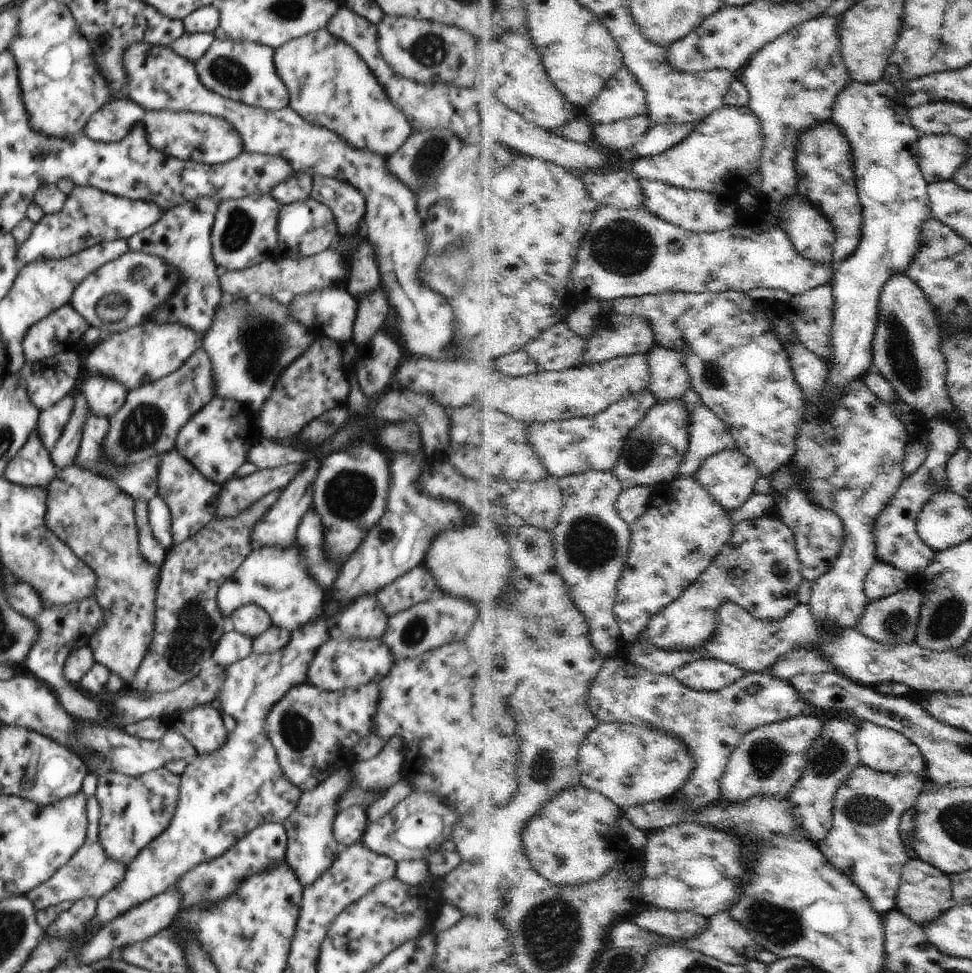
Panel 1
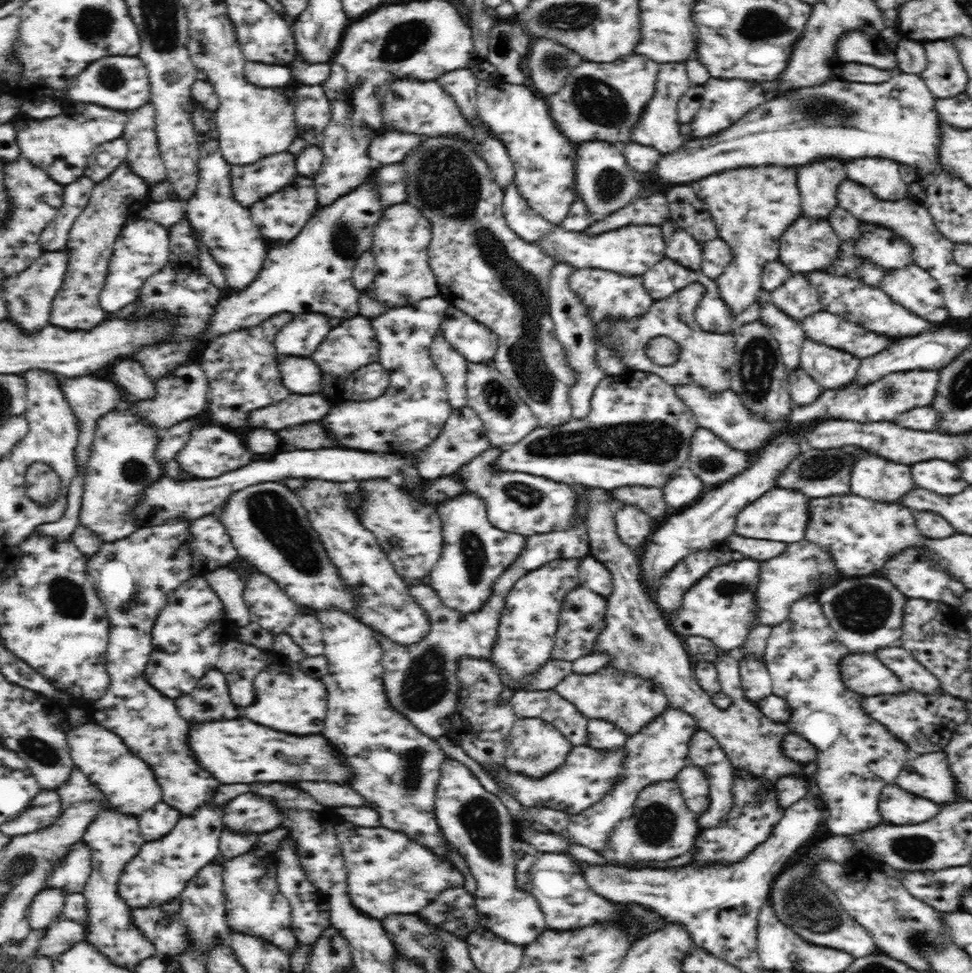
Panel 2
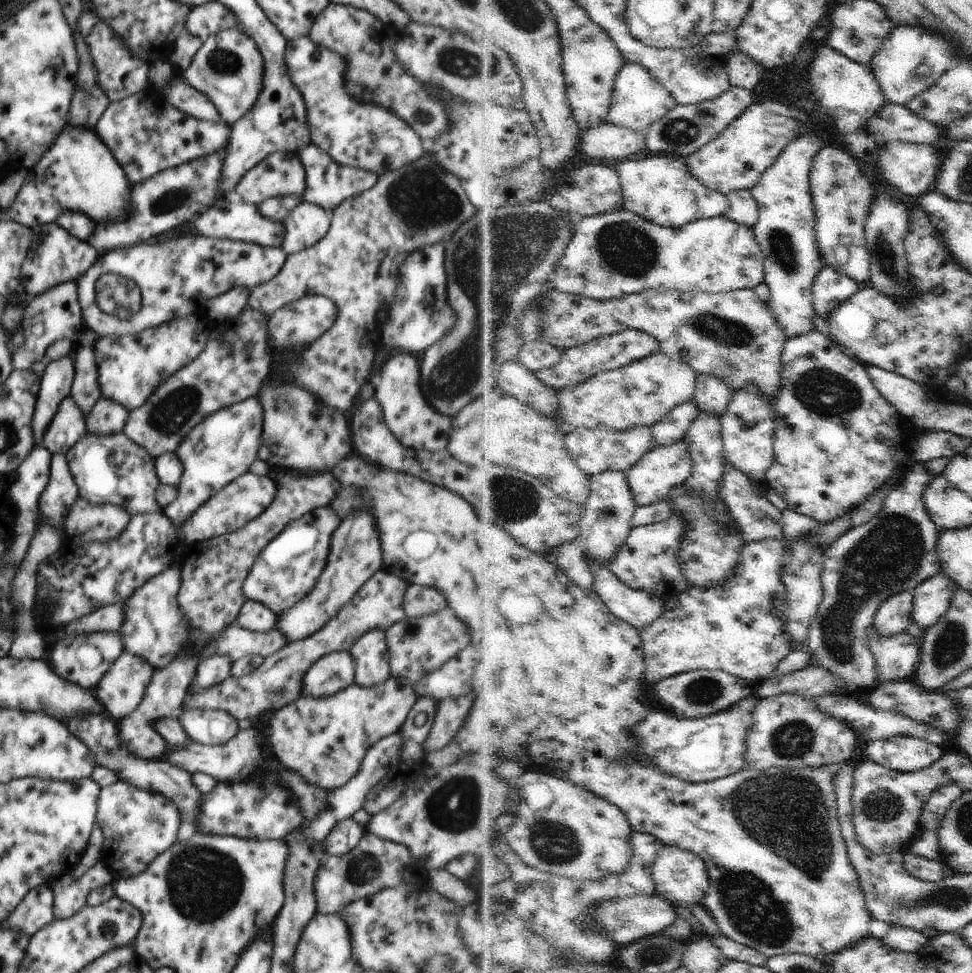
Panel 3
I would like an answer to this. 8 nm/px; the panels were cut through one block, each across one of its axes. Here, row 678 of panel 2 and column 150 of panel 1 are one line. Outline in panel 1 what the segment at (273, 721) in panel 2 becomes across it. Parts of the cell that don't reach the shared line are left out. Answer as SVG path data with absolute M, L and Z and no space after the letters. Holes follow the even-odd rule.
M126 252L124 256L119 256L115 261L103 264L98 270L91 272L76 287L69 303L80 316L86 318L90 327L99 328L104 336L108 336L124 332L136 324L144 324L160 304L174 296L176 286L178 276L165 260L144 252ZM122 294L128 300L128 314ZM121 320L122 324L116 324L116 321Z

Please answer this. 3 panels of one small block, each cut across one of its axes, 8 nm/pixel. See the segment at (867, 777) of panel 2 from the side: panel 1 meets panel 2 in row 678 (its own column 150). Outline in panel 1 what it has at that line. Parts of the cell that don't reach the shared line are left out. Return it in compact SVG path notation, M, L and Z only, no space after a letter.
M162 767L139 777L108 771L97 779L94 796L101 808L98 840L108 858L127 868L143 848L168 828L174 818L180 796L181 776Z

